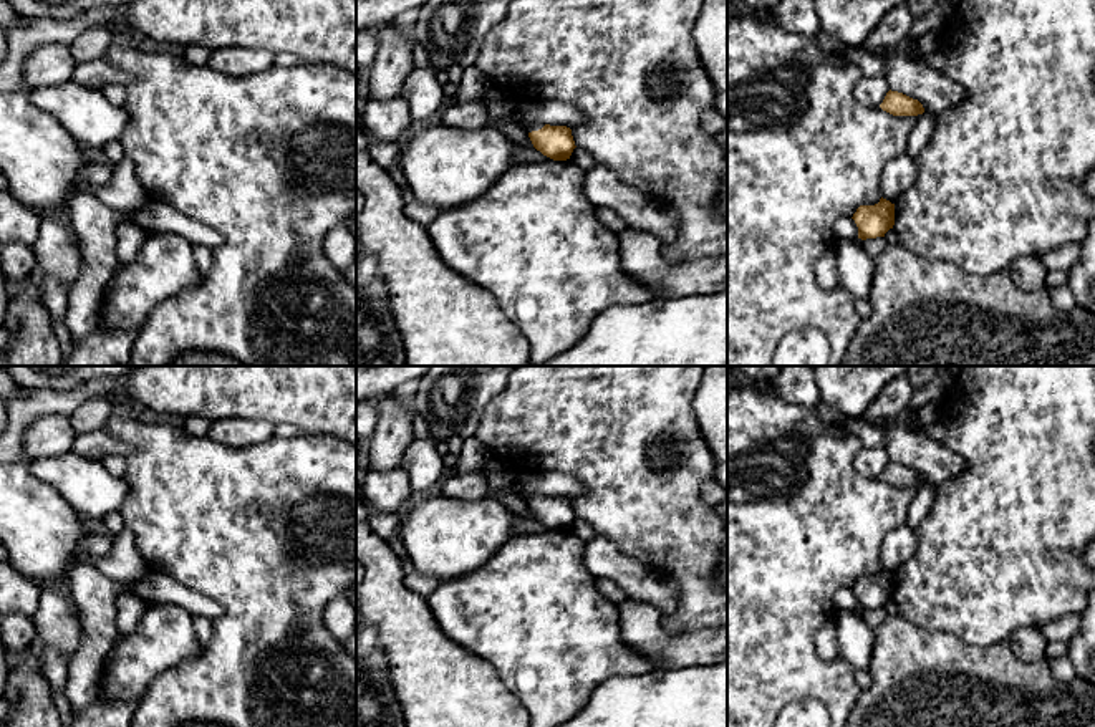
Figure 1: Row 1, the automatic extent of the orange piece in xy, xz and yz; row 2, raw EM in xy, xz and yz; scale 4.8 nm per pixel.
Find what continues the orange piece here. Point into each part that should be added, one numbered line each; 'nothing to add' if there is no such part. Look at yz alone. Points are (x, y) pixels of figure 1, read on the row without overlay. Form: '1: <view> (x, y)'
1: yz (855, 638)

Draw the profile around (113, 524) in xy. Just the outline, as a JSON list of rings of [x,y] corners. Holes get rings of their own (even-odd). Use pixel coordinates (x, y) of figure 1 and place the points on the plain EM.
[[[113,512],[113,513],[106,515],[99,522],[98,527],[99,527],[99,530],[103,530],[103,532],[109,533],[111,537],[114,537],[124,528],[124,520],[123,520],[119,512]]]

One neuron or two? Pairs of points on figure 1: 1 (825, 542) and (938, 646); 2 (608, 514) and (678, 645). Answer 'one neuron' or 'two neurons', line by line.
1: two neurons
2: two neurons

